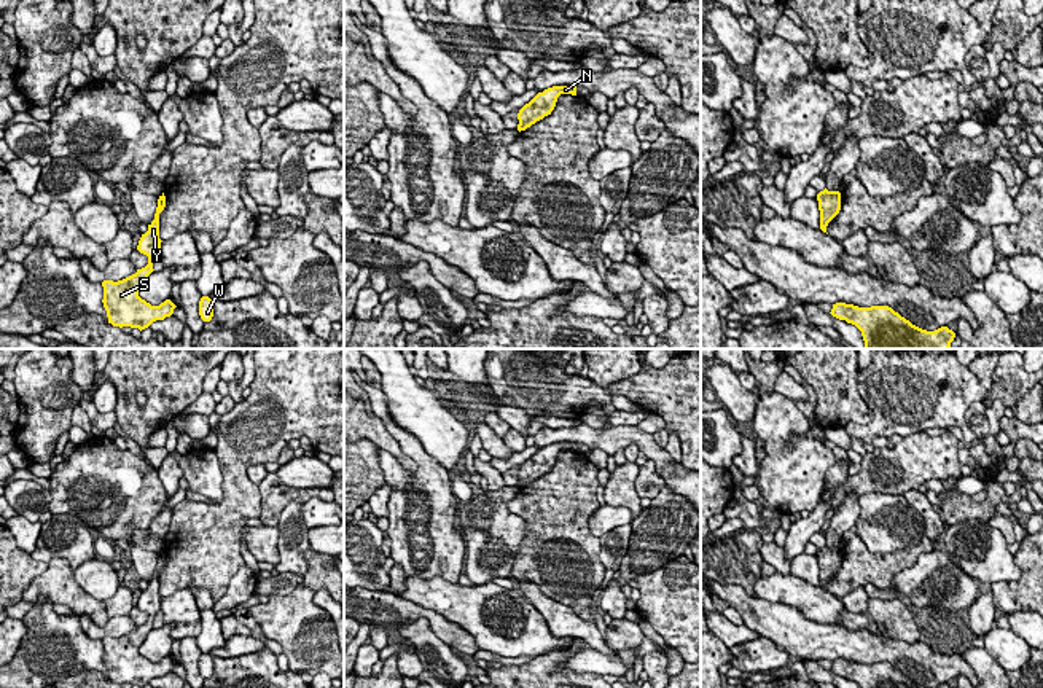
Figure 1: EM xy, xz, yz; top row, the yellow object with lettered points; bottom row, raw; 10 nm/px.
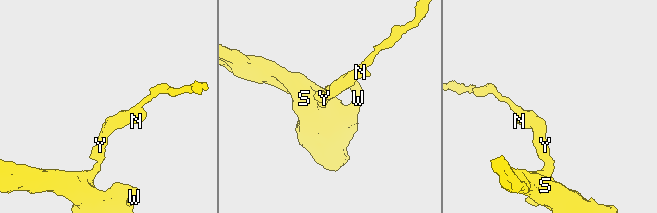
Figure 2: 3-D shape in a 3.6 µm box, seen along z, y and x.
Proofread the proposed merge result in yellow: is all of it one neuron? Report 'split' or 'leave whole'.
leave whole

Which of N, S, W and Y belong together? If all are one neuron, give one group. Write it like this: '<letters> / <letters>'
N S W Y

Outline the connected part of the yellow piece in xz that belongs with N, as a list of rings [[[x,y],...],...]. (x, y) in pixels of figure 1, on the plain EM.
[[[553,443],[538,449],[529,460],[525,460],[518,470],[518,487],[525,487],[537,478],[551,471],[561,451],[576,452],[576,443]]]

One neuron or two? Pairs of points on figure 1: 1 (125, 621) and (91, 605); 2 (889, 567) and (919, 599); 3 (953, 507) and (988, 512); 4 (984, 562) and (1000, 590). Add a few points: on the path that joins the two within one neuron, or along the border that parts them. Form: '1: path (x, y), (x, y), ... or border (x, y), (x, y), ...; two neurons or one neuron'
1: border (80, 617), (86, 615), (101, 626), (109, 620); two neurons
2: border (927, 553), (898, 572), (890, 586); two neurons
3: path (960, 507), (980, 510); one neuron
4: border (1013, 556), (1019, 577), (991, 585); two neurons

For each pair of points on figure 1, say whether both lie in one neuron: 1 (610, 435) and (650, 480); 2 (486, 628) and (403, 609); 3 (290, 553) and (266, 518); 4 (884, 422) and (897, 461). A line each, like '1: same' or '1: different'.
1: different
2: different
3: different
4: different

